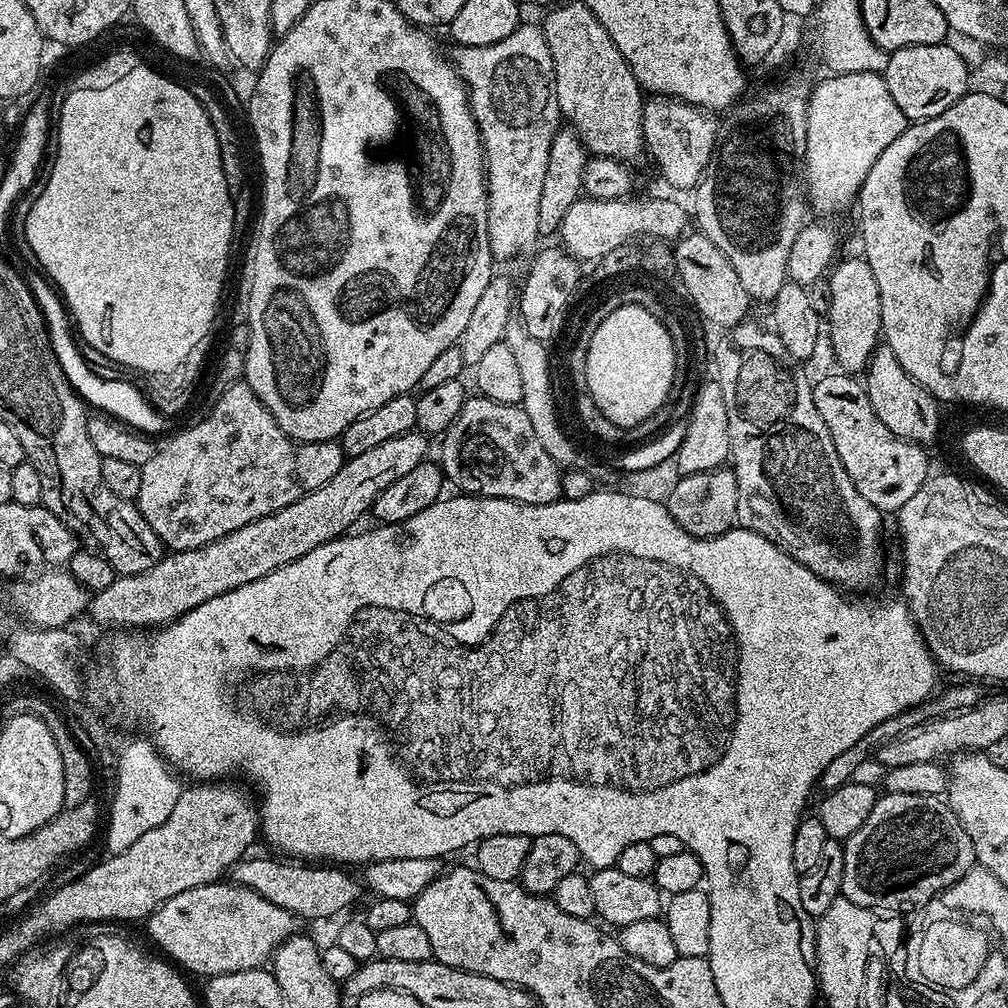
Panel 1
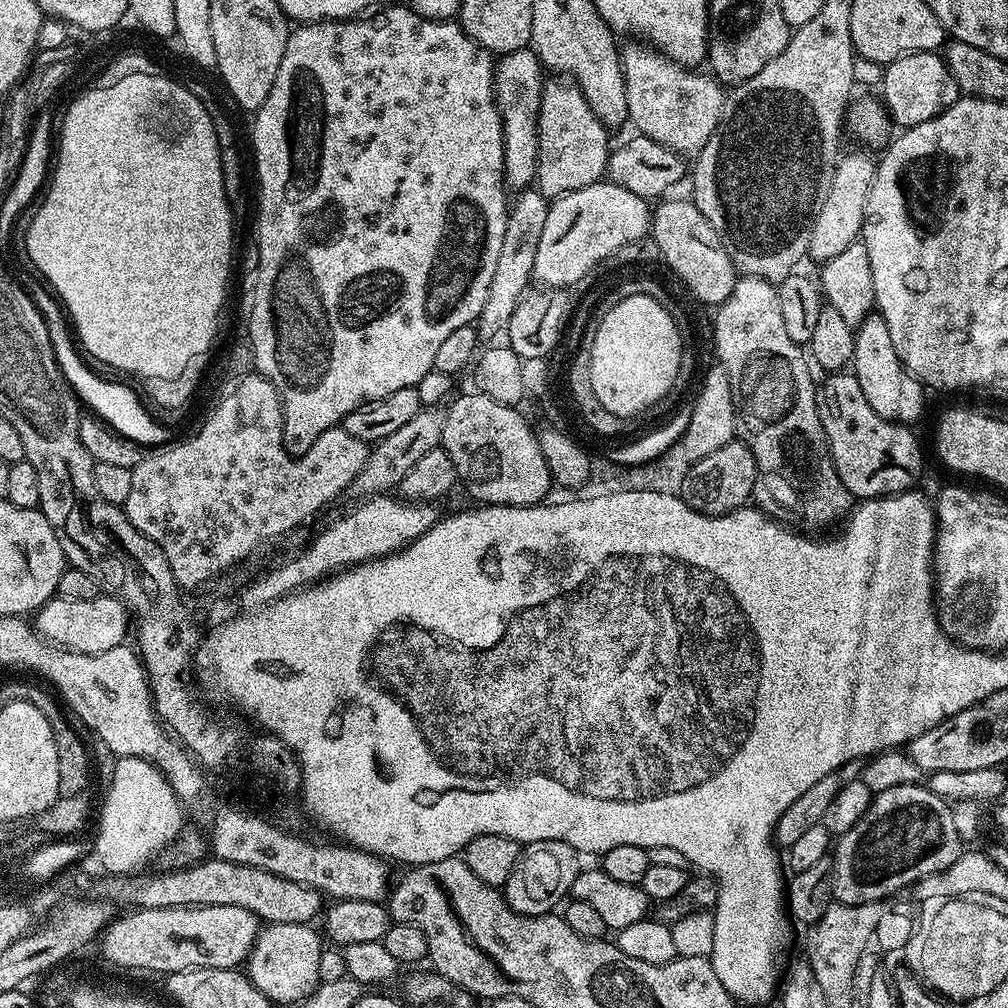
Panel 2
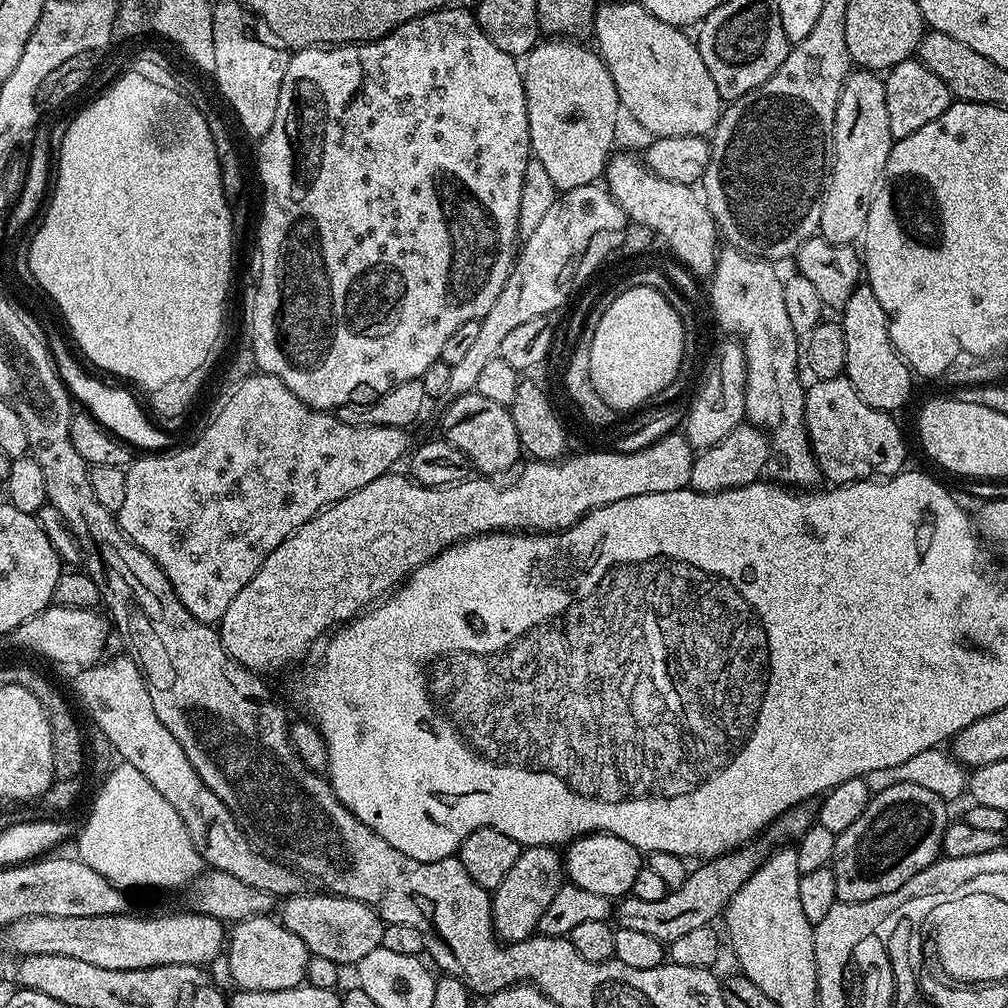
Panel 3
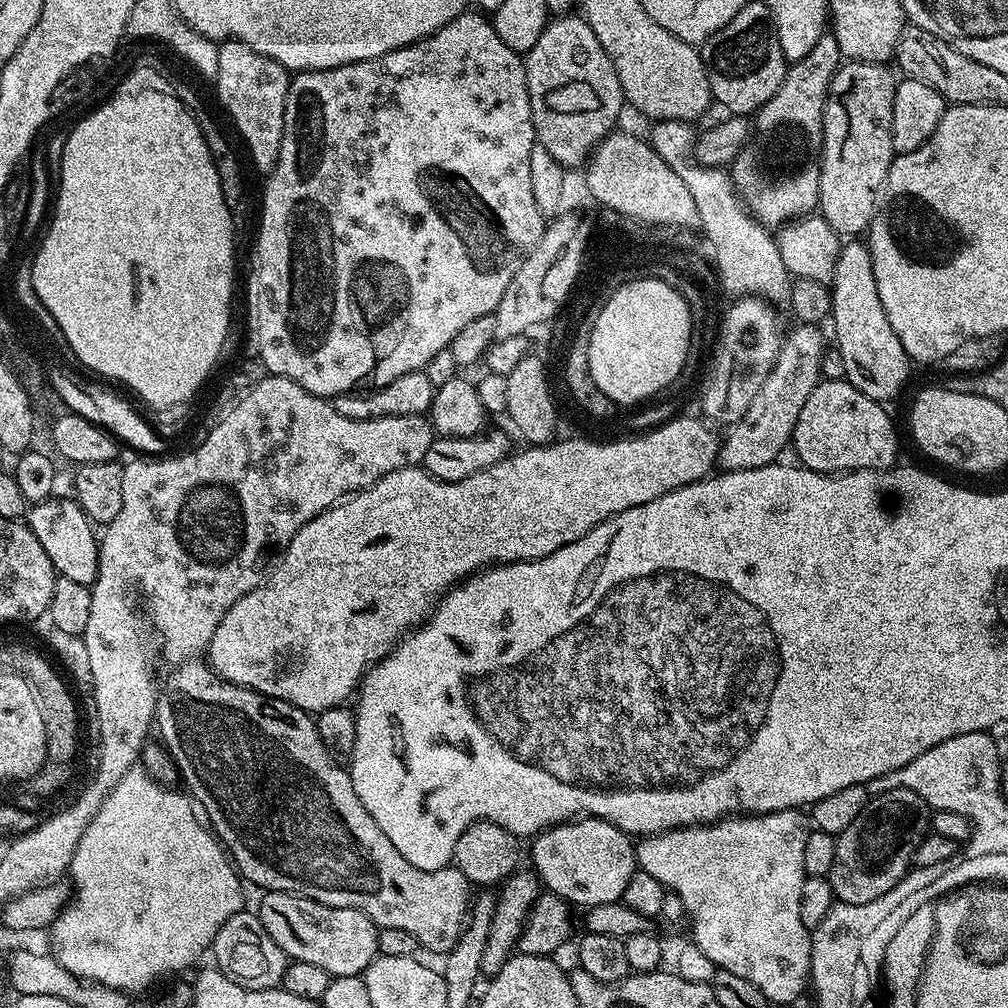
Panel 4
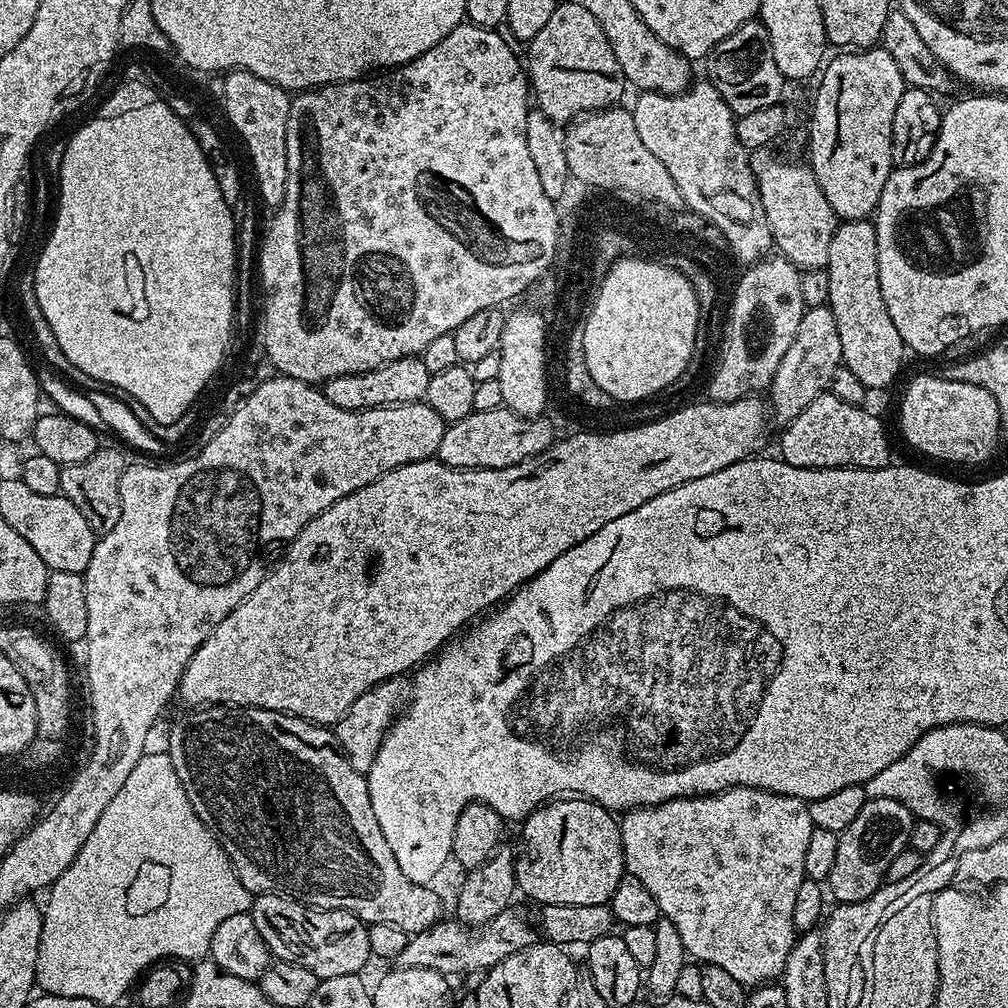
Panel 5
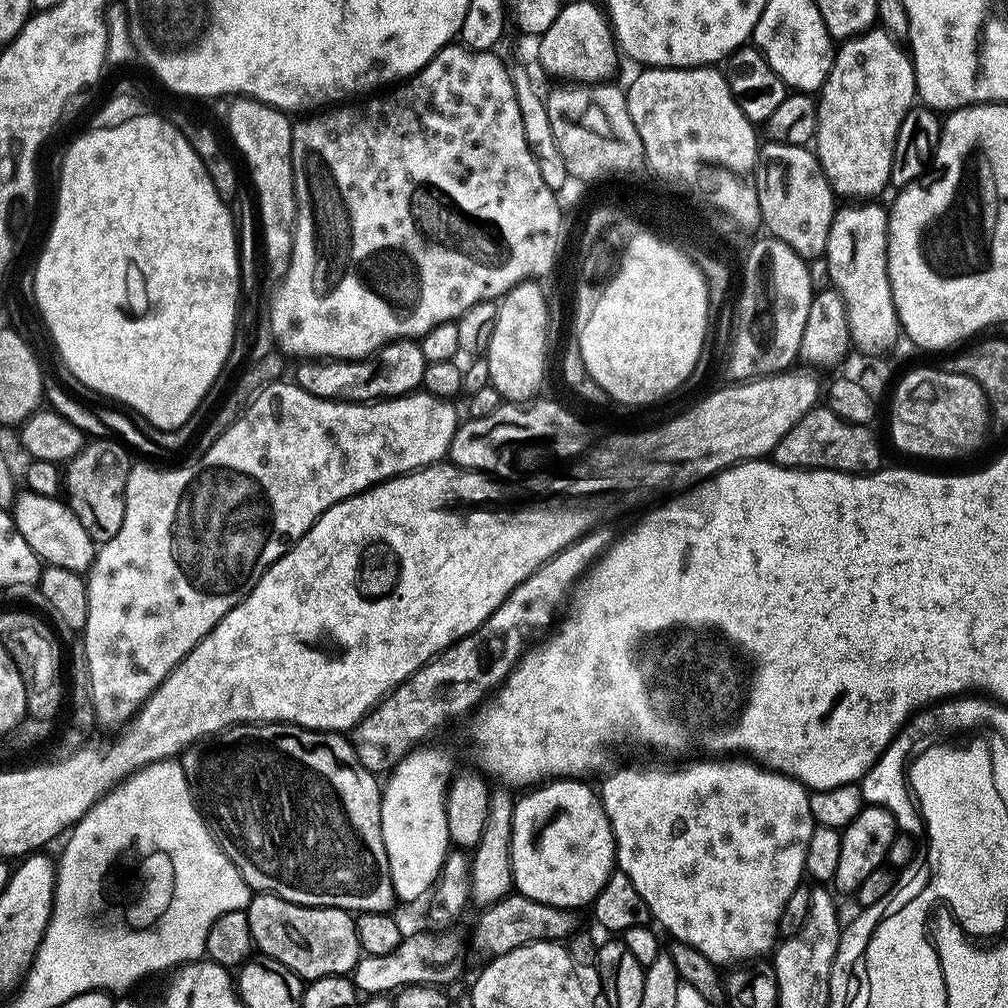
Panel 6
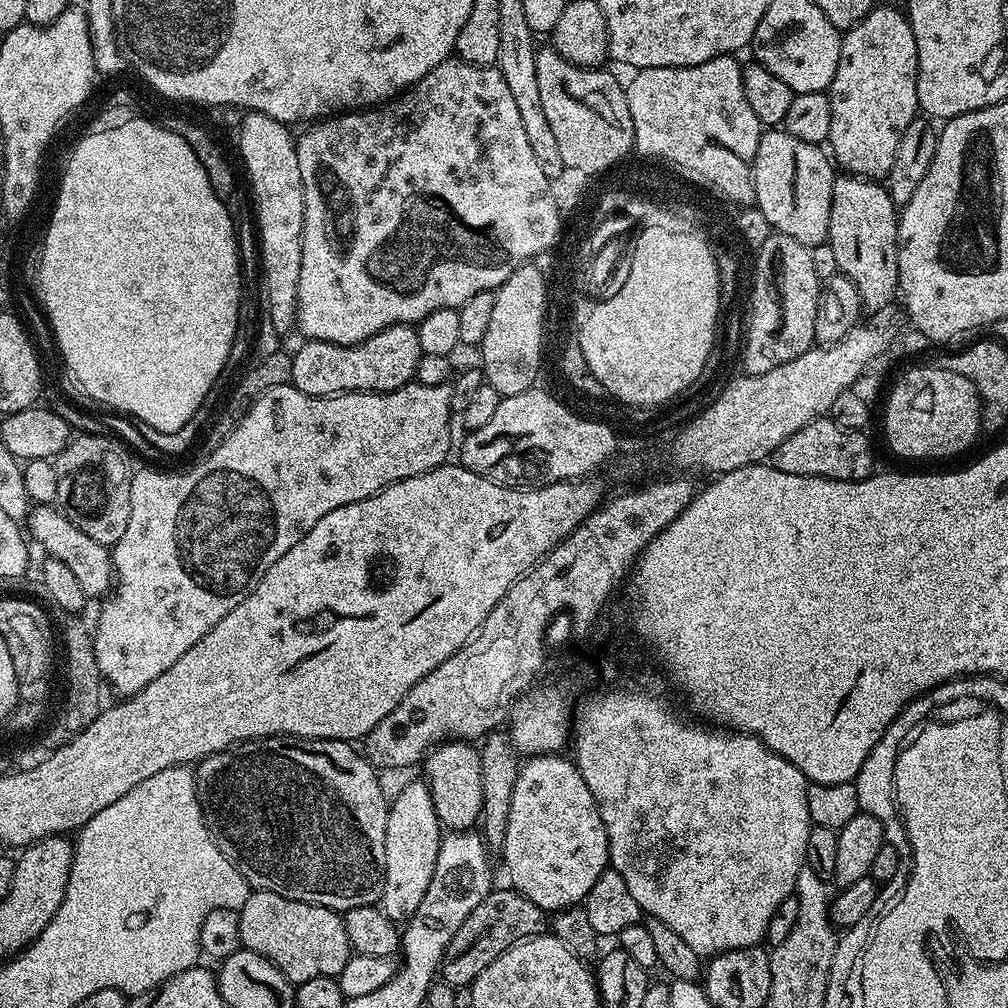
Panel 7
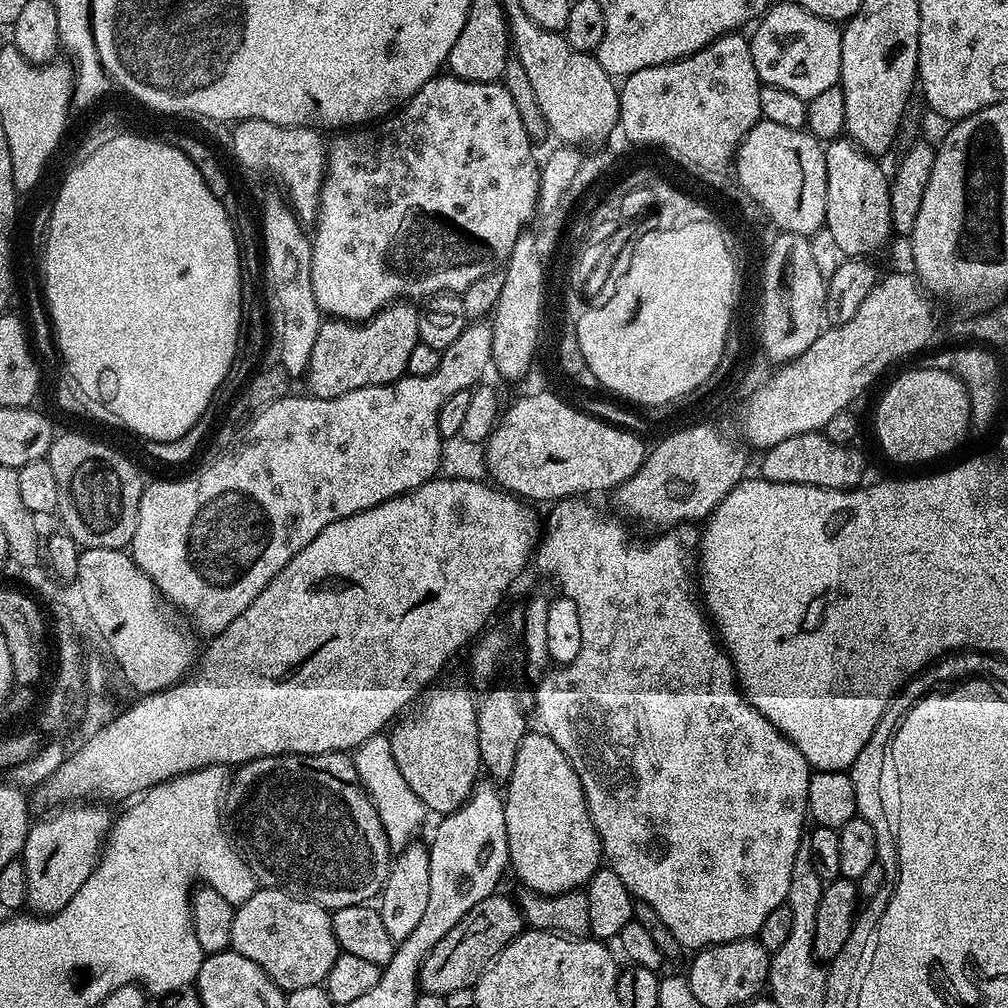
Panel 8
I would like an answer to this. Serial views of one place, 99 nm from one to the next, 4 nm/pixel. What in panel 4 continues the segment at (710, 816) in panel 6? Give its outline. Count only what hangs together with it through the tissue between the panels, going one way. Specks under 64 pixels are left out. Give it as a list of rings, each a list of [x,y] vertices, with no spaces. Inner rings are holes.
[[[787,808],[759,814],[733,814],[710,824],[690,828],[670,828],[636,844],[639,871],[658,878],[669,893],[684,903],[687,919],[692,919],[690,939],[714,962],[719,970],[730,970],[746,982],[754,982],[766,994],[769,1005],[792,1004],[810,988],[812,933],[802,922],[802,886],[806,879],[804,859],[806,816]]]

